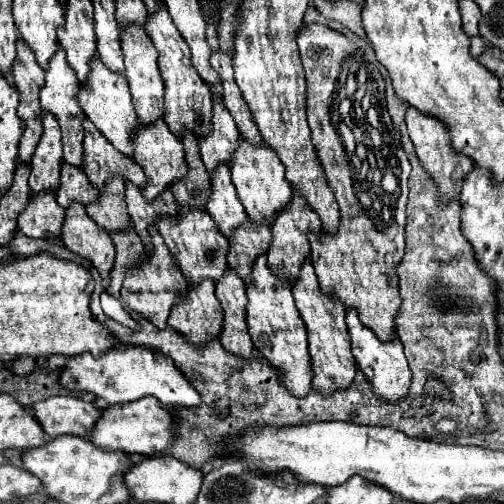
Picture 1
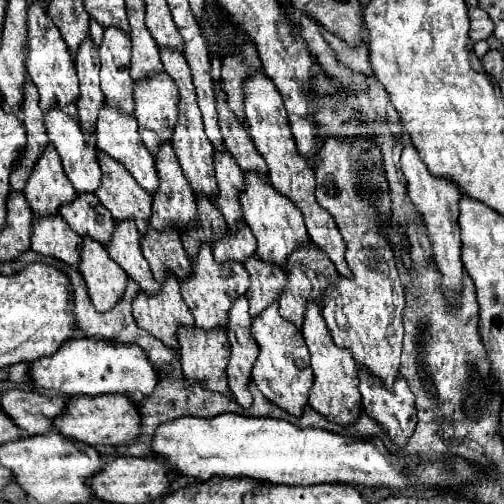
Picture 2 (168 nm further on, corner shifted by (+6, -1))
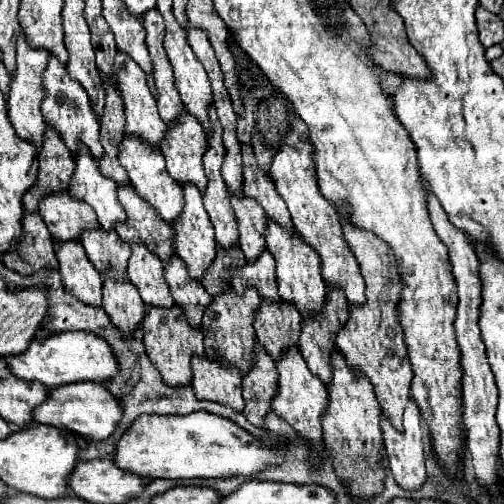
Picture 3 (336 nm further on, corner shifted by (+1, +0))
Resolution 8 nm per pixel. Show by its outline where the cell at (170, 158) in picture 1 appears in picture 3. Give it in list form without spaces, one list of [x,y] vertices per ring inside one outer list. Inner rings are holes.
[[[184,183],[182,193],[184,193],[184,209],[182,209],[182,215],[178,215],[172,221],[172,231],[174,231],[172,245],[174,245],[176,253],[180,255],[180,259],[184,259],[184,263],[190,267],[190,275],[194,275],[196,279],[202,281],[202,271],[206,271],[206,263],[214,261],[214,247],[216,247],[214,227],[202,205],[200,189],[192,183]]]

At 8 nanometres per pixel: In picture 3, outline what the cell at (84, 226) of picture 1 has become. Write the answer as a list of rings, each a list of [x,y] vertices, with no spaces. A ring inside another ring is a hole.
[[[106,271],[102,273],[102,279],[102,309],[124,335],[130,335],[144,317],[144,301],[128,279],[116,281]]]

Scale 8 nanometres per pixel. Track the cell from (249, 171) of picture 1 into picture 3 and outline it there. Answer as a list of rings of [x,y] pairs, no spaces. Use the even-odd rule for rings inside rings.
[[[268,219],[264,237],[268,251],[276,259],[276,283],[282,299],[290,299],[298,307],[298,311],[302,311],[302,315],[320,311],[326,297],[326,283],[322,279],[322,263],[318,259],[318,253],[296,231],[290,231],[272,219]]]

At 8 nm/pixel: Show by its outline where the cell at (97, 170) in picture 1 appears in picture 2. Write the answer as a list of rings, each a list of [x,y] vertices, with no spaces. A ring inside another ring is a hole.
[[[99,156],[99,166],[103,170],[101,188],[97,190],[99,202],[113,214],[117,222],[133,220],[139,232],[149,228],[151,218],[151,194],[139,188],[139,184],[125,172],[123,164],[117,164],[111,156]]]

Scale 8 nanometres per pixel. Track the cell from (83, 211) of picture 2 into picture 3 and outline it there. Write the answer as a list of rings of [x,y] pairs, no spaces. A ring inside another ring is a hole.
[[[100,225],[94,229],[86,229],[80,235],[80,243],[86,249],[88,259],[94,263],[98,271],[110,269],[110,275],[122,279],[126,275],[126,263],[130,257],[130,245],[118,237],[118,233],[104,231]]]

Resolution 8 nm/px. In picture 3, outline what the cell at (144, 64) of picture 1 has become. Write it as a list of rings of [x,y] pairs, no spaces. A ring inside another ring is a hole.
[[[184,109],[182,115],[172,125],[168,125],[160,151],[166,159],[168,173],[178,183],[194,183],[200,191],[206,187],[206,177],[202,171],[206,133],[192,113]]]

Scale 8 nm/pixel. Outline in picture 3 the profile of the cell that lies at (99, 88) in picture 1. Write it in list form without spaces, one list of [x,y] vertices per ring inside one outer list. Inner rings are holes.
[[[124,133],[122,139],[120,139],[120,147],[118,147],[118,161],[128,171],[130,183],[134,185],[134,189],[138,191],[138,195],[146,197],[146,201],[158,211],[158,215],[162,219],[166,219],[166,223],[170,223],[174,219],[174,215],[178,215],[182,211],[182,187],[166,171],[164,159],[162,159],[162,153],[160,153],[158,147],[152,147],[140,135]]]

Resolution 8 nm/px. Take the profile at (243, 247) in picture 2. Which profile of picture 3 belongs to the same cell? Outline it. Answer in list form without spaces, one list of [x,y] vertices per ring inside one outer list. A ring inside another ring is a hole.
[[[264,249],[254,263],[244,263],[242,267],[234,269],[230,285],[234,291],[244,291],[246,287],[256,287],[260,297],[266,295],[266,299],[278,299],[274,257],[270,255],[270,251]]]

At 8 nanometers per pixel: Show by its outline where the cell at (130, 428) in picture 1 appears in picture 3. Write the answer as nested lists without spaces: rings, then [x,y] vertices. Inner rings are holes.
[[[76,383],[74,387],[58,387],[58,391],[52,389],[50,403],[42,403],[42,407],[34,411],[36,421],[60,429],[70,429],[92,441],[108,439],[118,427],[122,415],[120,401],[106,389],[106,385],[100,383]]]

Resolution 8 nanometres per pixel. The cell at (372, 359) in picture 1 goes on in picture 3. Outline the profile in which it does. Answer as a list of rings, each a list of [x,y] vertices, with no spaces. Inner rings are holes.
[[[408,399],[402,423],[404,423],[404,431],[398,431],[384,413],[380,415],[380,427],[382,427],[382,435],[384,435],[384,447],[386,447],[388,457],[390,457],[392,475],[394,475],[396,483],[402,489],[414,491],[414,489],[420,489],[424,485],[424,479],[426,479],[426,469],[424,469],[424,445],[426,445],[426,439],[424,439],[422,415],[420,415],[420,409],[416,407],[414,399]]]

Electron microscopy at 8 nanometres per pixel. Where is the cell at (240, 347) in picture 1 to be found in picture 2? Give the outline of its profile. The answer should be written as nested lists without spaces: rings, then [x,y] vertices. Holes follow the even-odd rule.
[[[245,296],[233,302],[229,316],[231,316],[227,326],[227,336],[231,344],[231,360],[227,366],[229,388],[241,408],[251,408],[253,396],[249,392],[249,380],[253,364],[257,360],[257,342],[253,340],[253,336],[249,336],[249,320],[253,318],[249,314],[249,304]]]

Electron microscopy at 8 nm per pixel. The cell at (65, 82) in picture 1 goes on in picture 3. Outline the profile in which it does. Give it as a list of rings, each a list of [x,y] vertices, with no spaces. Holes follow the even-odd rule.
[[[78,143],[78,153],[74,161],[76,169],[70,177],[70,187],[68,187],[70,195],[92,205],[98,215],[98,223],[104,229],[114,229],[116,221],[126,219],[116,199],[118,185],[98,171],[98,163],[94,163],[94,157],[90,155],[84,143]]]

